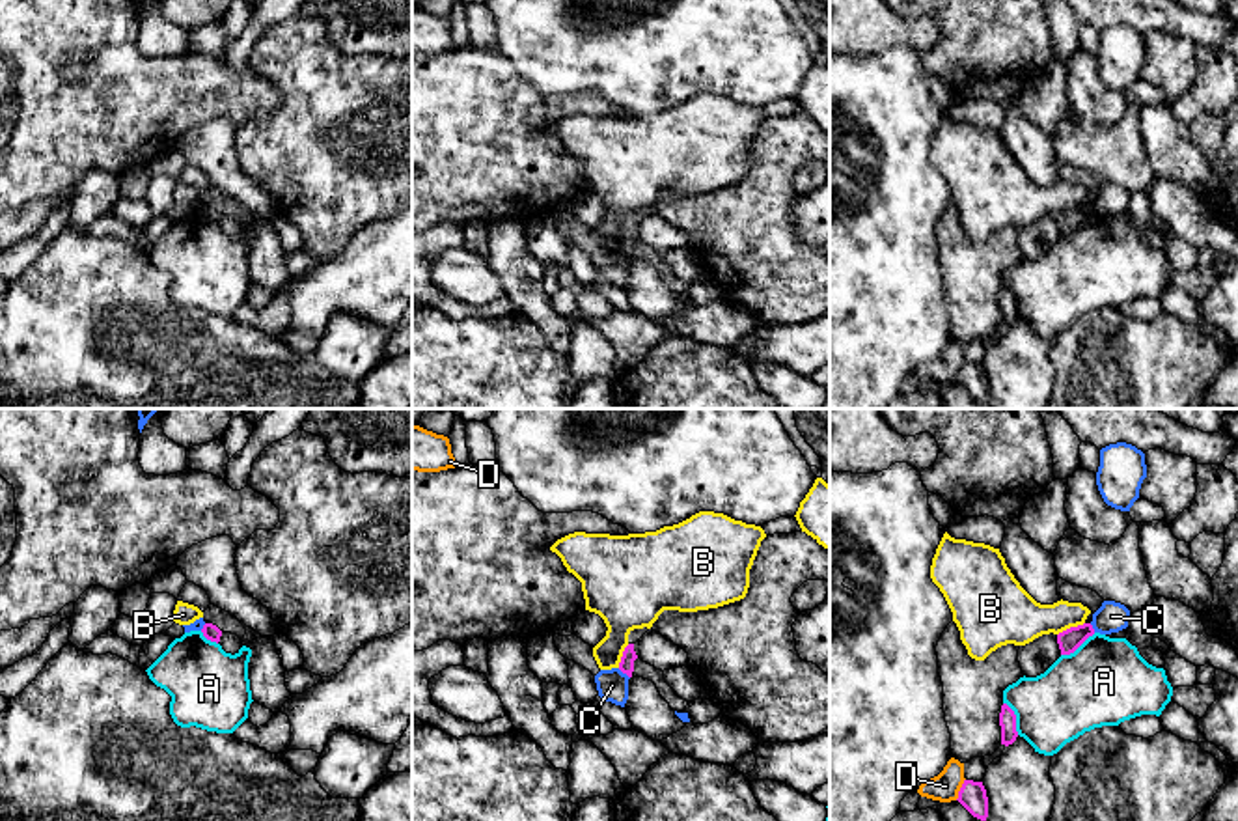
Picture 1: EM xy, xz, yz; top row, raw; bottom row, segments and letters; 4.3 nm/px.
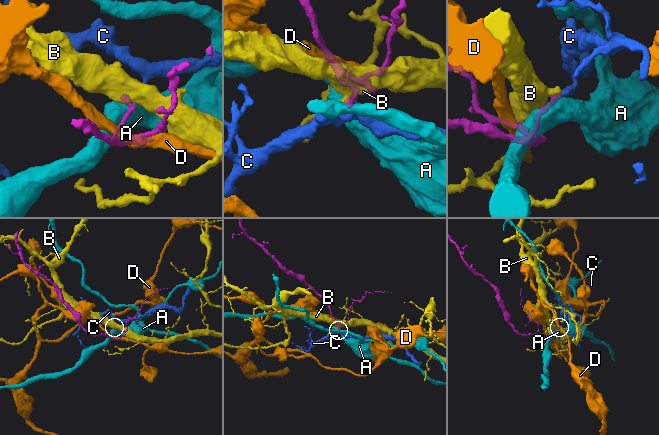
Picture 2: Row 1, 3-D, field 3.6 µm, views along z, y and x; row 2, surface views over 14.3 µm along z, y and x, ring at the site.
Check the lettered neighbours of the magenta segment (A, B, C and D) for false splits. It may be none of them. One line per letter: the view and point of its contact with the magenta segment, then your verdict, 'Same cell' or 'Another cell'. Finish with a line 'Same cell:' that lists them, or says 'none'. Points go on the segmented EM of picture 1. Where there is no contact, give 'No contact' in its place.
A: Touches magenta at yz (1078, 646). Another cell
B: Touches magenta at yz (1071, 627). Another cell
C: Touches magenta at xz (623, 672). Another cell
D: Touches magenta at yz (961, 790). Another cell
Same cell: none

